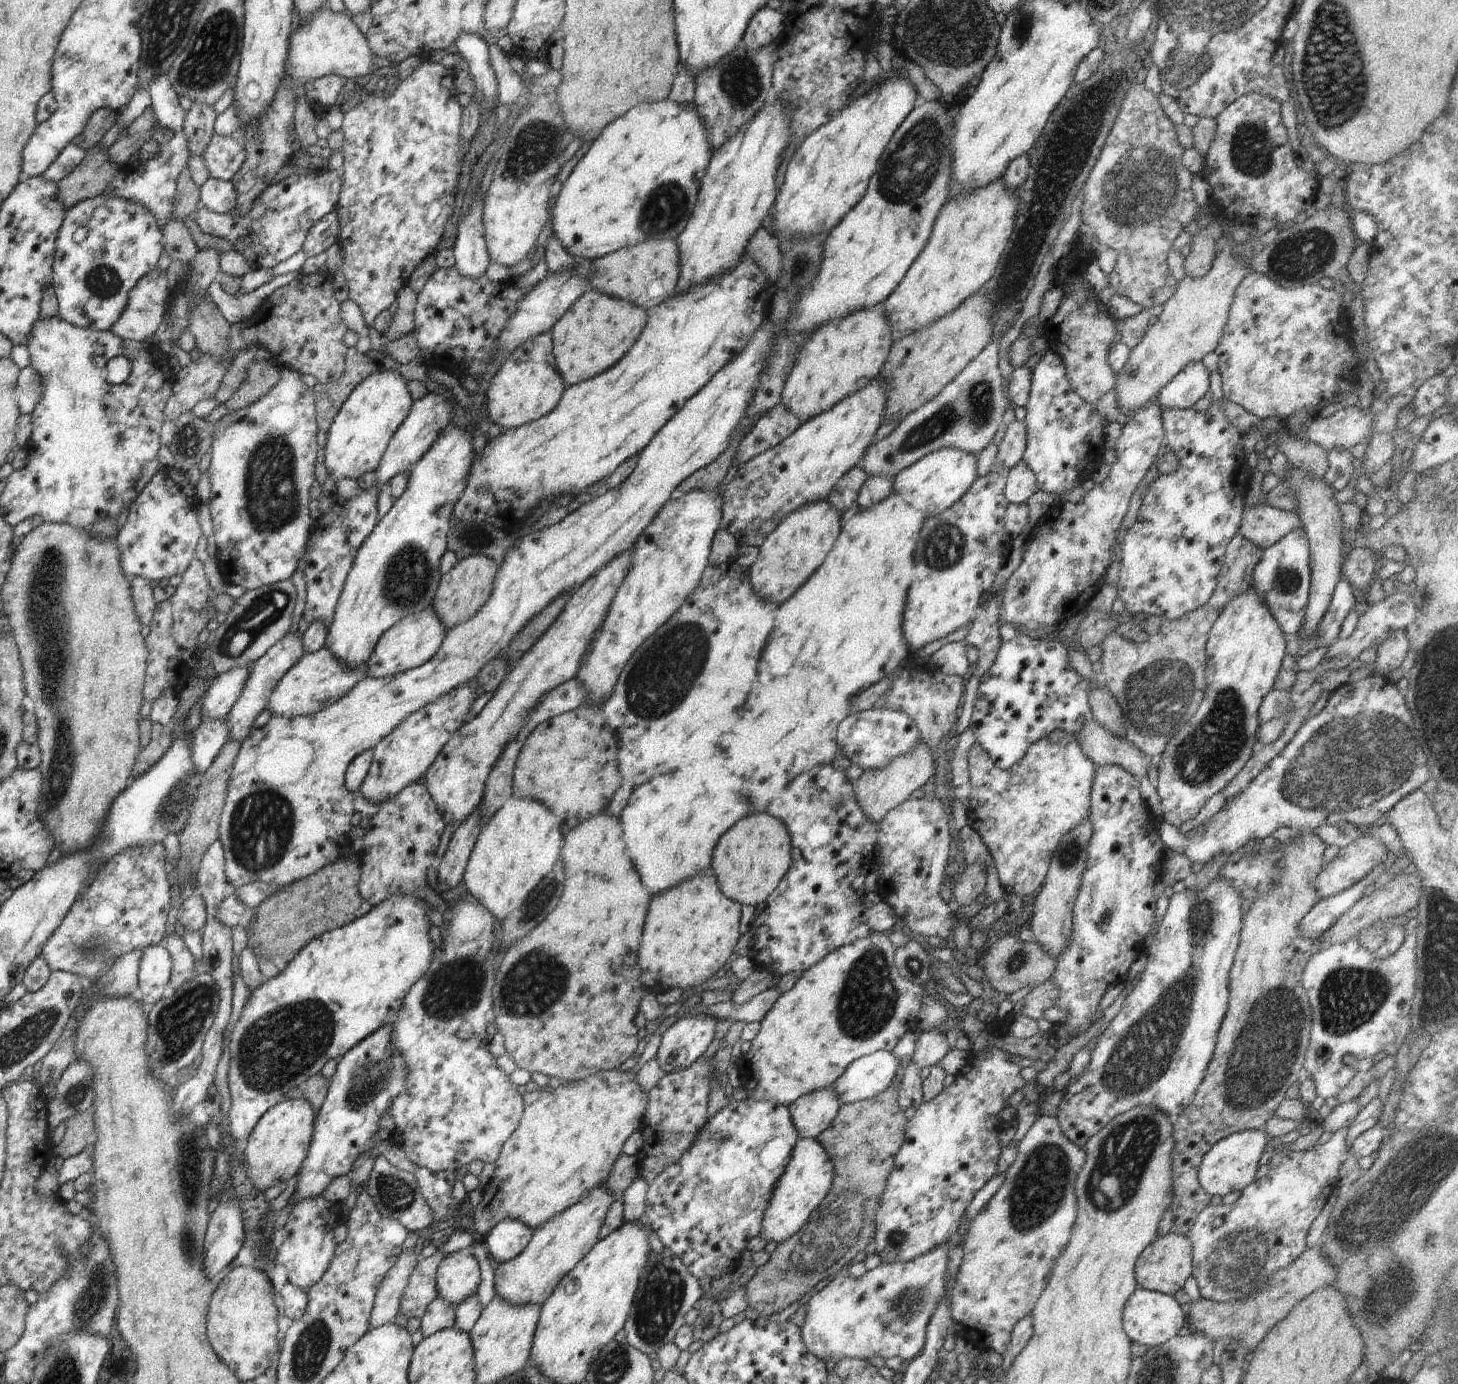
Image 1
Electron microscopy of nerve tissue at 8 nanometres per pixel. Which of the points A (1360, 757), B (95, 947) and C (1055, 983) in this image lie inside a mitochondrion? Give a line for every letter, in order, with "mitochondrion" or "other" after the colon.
A: mitochondrion
B: mitochondrion
C: other

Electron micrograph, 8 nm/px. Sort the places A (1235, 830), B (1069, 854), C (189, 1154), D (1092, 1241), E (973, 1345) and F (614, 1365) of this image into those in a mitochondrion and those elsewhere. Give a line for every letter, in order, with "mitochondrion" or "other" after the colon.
A: other
B: mitochondrion
C: mitochondrion
D: other
E: other
F: mitochondrion

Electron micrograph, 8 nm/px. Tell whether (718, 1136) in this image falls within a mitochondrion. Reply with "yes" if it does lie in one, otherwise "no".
yes

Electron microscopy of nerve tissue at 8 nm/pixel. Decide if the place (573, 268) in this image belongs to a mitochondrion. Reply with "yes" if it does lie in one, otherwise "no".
no

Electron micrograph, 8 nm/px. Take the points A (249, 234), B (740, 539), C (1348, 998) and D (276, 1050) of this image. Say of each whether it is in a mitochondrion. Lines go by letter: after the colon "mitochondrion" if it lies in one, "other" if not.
A: other
B: other
C: mitochondrion
D: mitochondrion

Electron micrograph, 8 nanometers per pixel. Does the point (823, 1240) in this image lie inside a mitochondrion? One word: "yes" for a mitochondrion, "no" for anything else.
yes

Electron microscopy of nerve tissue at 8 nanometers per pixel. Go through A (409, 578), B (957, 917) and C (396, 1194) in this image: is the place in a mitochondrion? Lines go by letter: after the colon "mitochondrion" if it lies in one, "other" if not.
A: mitochondrion
B: other
C: mitochondrion

